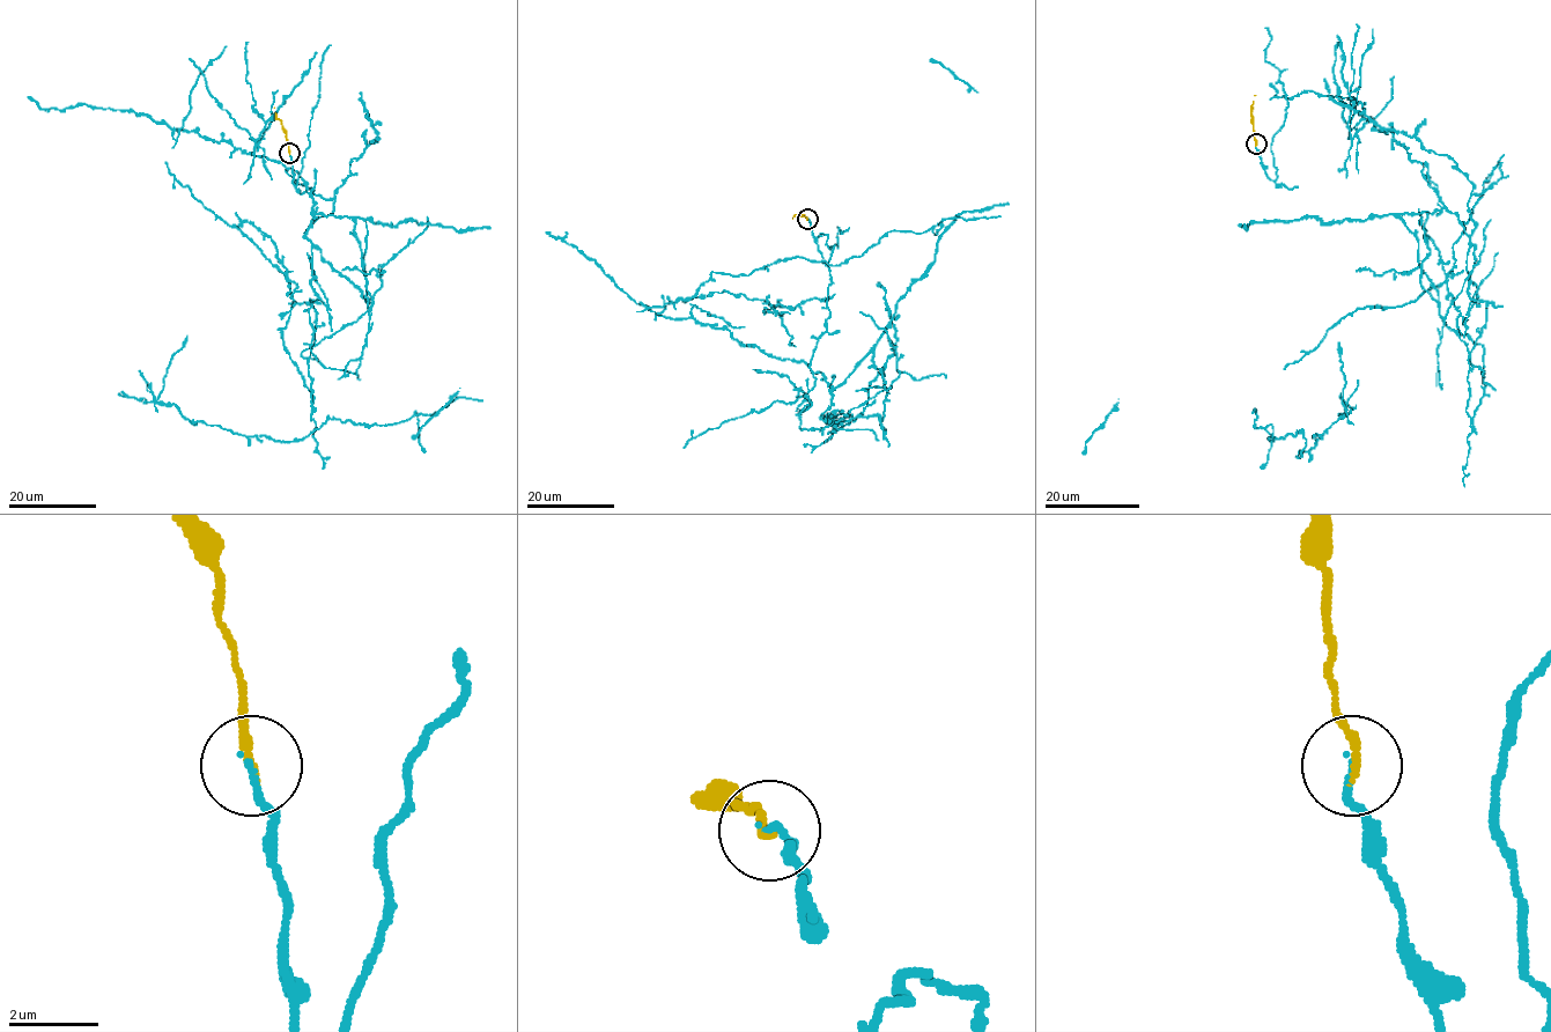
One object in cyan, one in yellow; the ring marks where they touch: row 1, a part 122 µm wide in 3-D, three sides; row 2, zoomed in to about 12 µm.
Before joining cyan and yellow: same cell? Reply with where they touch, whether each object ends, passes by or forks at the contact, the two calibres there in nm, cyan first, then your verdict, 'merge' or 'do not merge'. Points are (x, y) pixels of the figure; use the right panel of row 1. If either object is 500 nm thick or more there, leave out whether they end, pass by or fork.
(1256, 144) | cyan ends | yellow ends | 150/200 nm | do not merge

